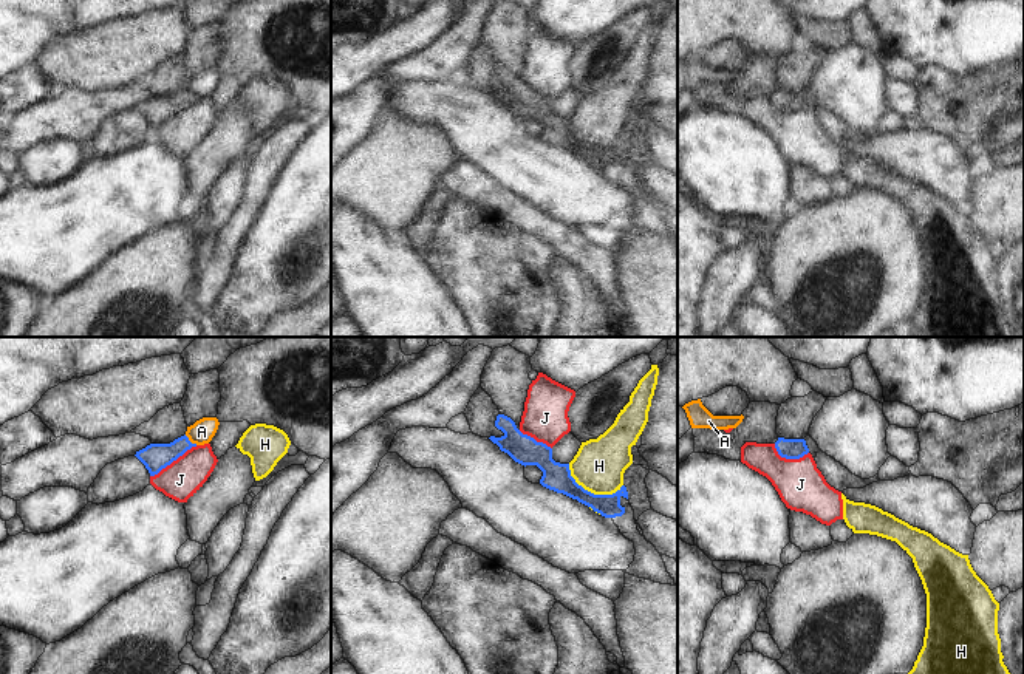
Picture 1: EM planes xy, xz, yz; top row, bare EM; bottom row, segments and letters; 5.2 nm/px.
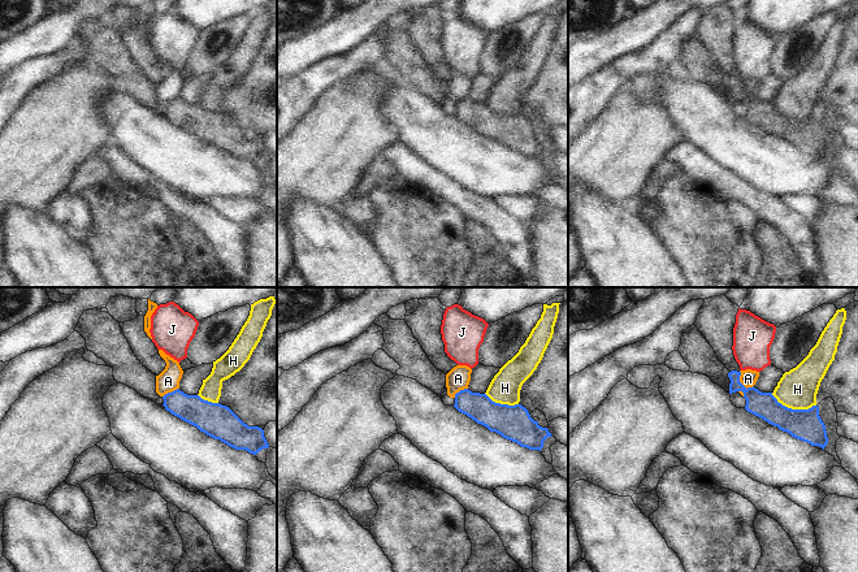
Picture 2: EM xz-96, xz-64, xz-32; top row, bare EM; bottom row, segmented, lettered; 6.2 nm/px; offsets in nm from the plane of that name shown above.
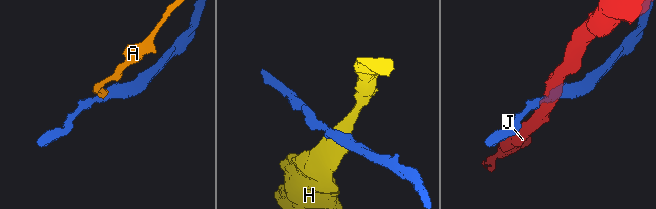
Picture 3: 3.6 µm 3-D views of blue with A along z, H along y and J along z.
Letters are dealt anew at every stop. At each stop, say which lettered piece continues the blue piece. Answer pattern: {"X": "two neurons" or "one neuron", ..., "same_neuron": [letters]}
{"A": "two neurons", "H": "two neurons", "J": "two neurons", "same_neuron": []}

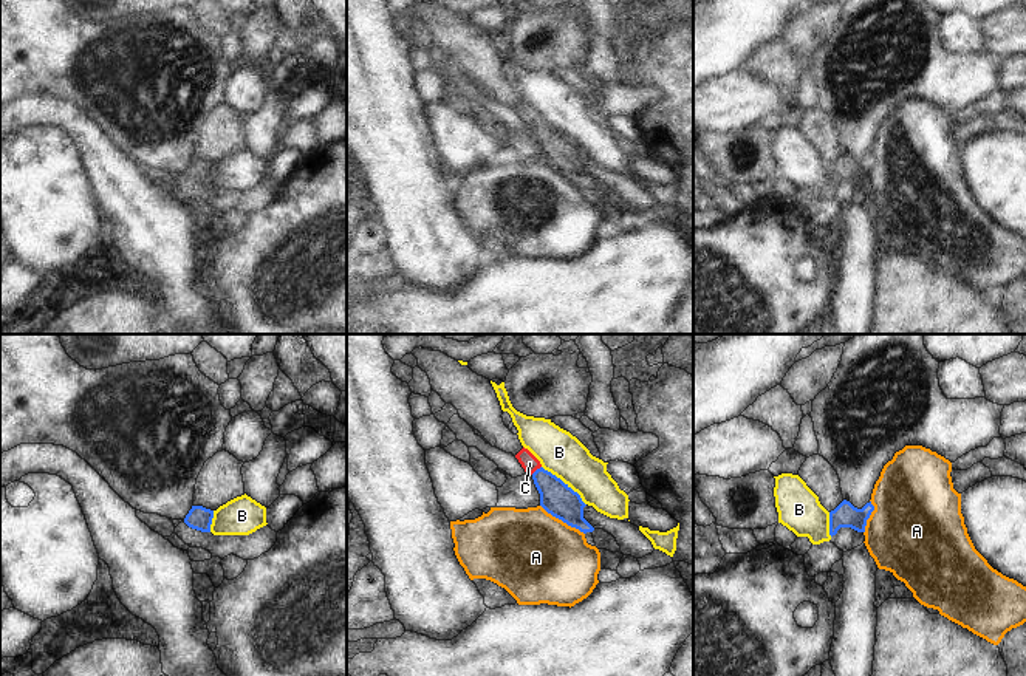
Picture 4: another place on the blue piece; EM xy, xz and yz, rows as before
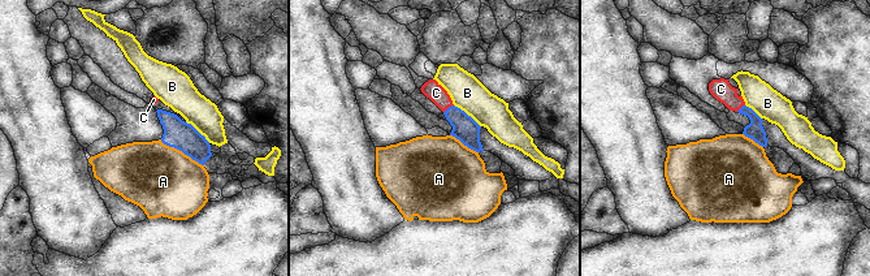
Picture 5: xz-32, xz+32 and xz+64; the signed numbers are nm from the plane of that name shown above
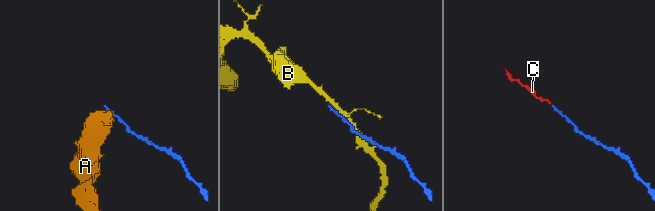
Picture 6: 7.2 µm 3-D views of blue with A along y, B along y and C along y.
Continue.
{"A": "two neurons", "B": "two neurons", "C": "one neuron", "same_neuron": ["C"]}

